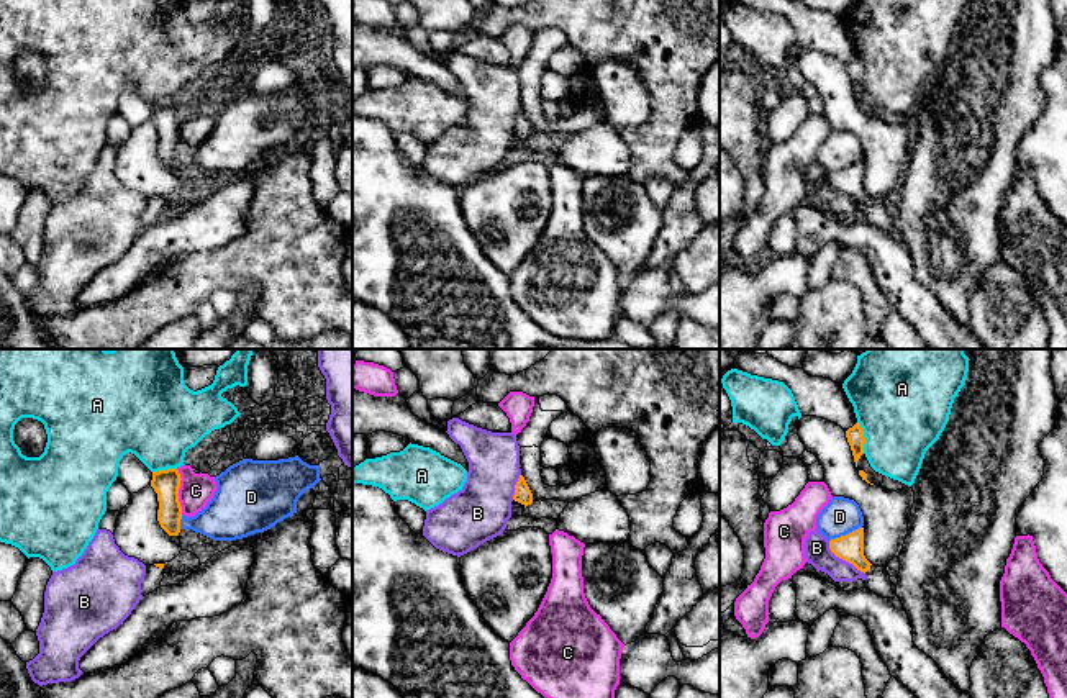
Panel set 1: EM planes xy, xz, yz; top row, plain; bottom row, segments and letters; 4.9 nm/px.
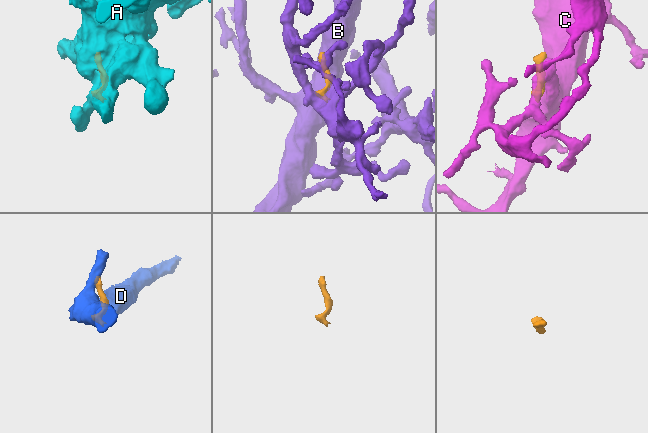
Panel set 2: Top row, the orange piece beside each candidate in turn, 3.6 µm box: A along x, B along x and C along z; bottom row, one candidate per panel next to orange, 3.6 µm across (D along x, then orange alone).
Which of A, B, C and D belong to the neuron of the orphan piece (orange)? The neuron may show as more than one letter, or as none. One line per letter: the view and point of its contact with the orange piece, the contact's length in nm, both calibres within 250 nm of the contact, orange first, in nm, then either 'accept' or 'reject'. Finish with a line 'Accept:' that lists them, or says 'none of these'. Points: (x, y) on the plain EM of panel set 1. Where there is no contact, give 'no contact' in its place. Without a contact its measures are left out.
A: contact yz (864, 71); length 160 nm; calibres 90 and 440 nm; reject
B: contact yz (843, 192); length 240 nm; calibres 140 and 130 nm; reject
C: contact xy (177, 125); length 220 nm; calibres 140 and 160 nm; reject
D: contact yz (846, 167); length 180 nm; calibres 140 and 180 nm; reject
Accept: none of these

